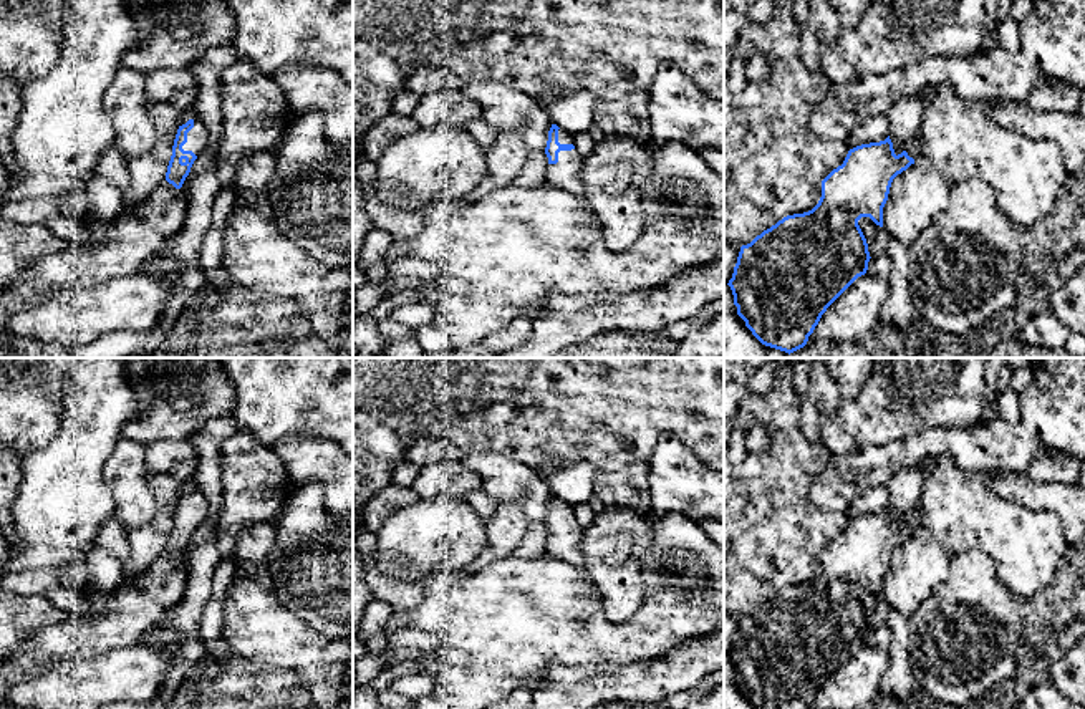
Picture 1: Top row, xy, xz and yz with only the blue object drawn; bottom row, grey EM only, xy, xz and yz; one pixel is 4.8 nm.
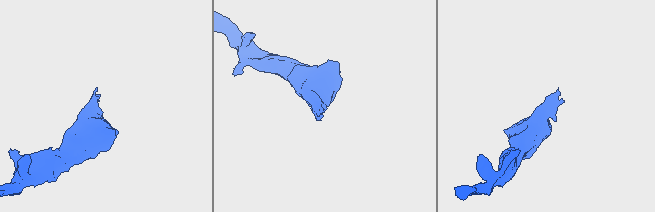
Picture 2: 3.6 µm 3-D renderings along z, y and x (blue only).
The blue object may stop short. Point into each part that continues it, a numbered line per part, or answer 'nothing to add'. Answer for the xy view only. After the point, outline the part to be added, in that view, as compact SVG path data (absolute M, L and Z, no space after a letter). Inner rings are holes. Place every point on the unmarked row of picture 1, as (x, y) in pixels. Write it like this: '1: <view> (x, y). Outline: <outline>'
1: xy (197, 509). Outline: M195 485L194 499L187 504L187 514L182 517L184 522L192 522L195 527L200 527L209 515L209 500Z

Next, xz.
1: xz (565, 545). Outline: M560 522L558 533L548 535L545 553L567 562L578 575L590 578L585 557L580 550L585 528L576 522Z

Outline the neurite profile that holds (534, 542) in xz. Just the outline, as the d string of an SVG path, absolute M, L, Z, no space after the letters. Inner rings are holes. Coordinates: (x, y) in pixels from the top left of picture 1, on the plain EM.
M528 522L527 532L515 548L517 557L535 557L545 553L548 528L545 522Z

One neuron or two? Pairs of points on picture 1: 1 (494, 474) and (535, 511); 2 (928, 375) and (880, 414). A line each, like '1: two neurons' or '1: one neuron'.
1: one neuron
2: one neuron

